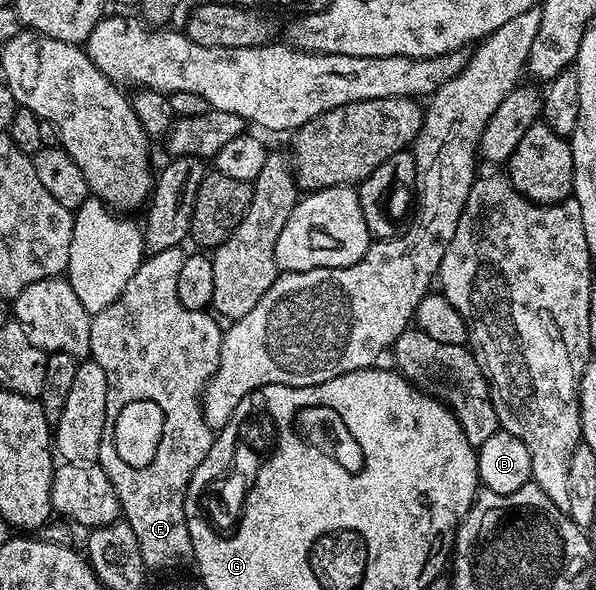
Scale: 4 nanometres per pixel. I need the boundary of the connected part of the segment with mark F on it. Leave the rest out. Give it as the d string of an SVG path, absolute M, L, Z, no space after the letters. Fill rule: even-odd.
M179 246L148 255L118 299L93 314L90 325L90 359L102 365L102 373L106 373L106 421L102 429L99 462L114 485L121 514L134 531L139 552L149 570L189 566L193 562L193 546L185 521L184 490L188 488L197 463L210 453L214 438L212 428L204 424L202 396L204 386L220 368L220 346L224 337L222 327L219 327L221 324L207 310L186 309L186 305L178 301L178 272L186 258L184 250ZM130 401L154 401L164 414L164 428L156 454L143 465L133 465L124 459L122 453L118 453L118 445L114 445L118 416Z

